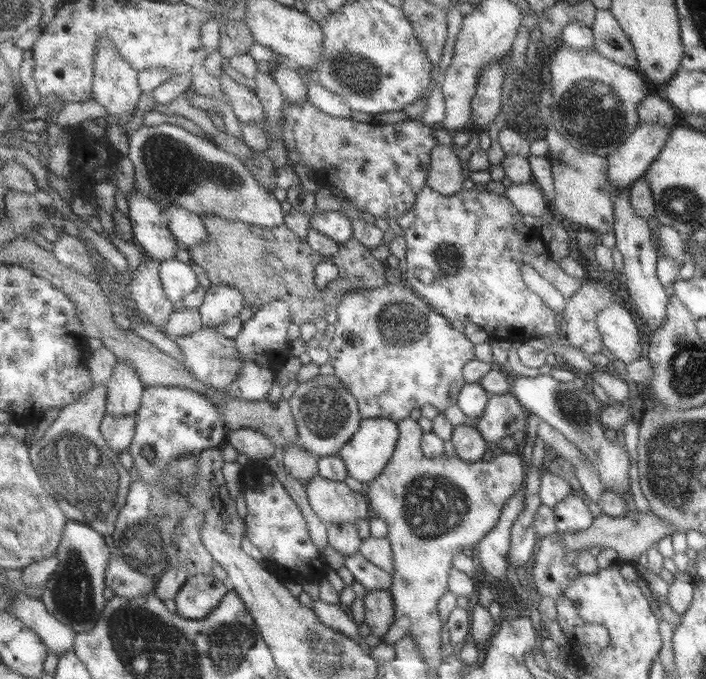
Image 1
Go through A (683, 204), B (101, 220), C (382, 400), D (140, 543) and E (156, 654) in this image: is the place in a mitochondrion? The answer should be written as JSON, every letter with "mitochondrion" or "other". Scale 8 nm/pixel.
{"A":"mitochondrion","B":"other","C":"other","D":"mitochondrion","E":"mitochondrion"}

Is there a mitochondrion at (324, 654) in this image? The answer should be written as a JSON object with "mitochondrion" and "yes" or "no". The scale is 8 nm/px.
{"mitochondrion":"yes"}

